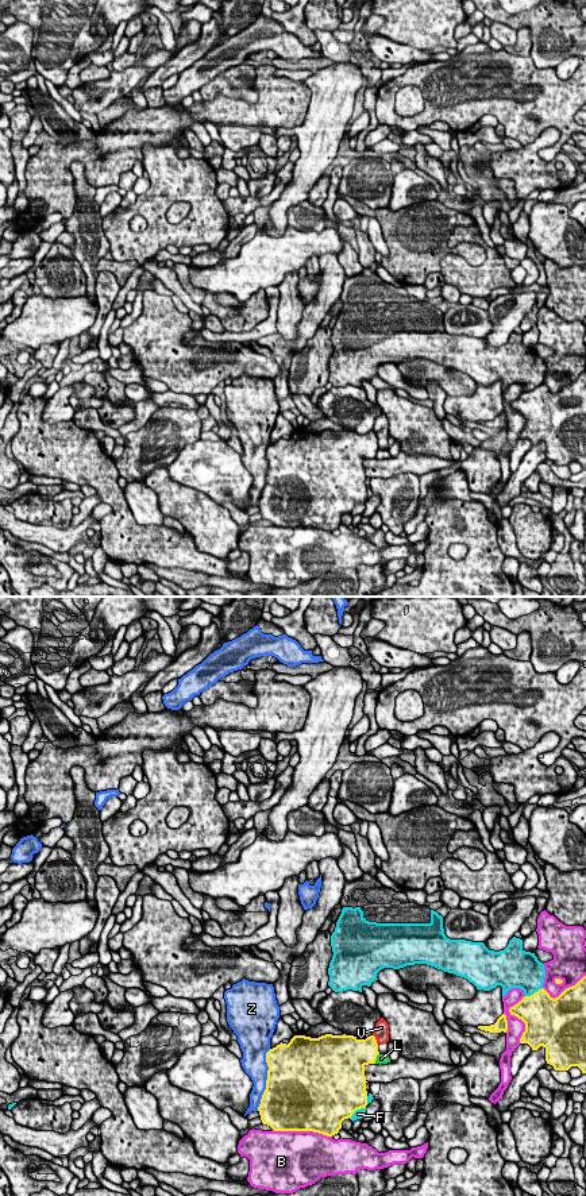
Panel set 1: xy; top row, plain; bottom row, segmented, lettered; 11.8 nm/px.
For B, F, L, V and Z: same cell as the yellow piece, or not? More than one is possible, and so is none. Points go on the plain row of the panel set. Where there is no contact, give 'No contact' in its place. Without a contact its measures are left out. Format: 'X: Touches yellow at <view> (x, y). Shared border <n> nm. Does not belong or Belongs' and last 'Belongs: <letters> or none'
B: Touches yellow at xy (303, 525). Shared border 700 nm. Does not belong
F: Touches yellow at xy (357, 504). Shared border 240 nm. Does not belong
L: Touches yellow at xy (376, 454). Shared border 140 nm. Does not belong
V: Touches yellow at xy (376, 435). Shared border 140 nm. Does not belong
Z: Touches yellow at xy (266, 475). Shared border 750 nm. Does not belong
Belongs: none

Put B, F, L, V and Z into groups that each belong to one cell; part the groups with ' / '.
B / F / L / V / Z

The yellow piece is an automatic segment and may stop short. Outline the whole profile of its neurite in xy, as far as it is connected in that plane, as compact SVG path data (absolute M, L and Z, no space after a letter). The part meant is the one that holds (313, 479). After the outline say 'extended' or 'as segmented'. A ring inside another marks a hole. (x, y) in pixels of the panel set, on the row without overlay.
M346 429L319 433L294 431L288 440L281 437L266 448L266 485L258 502L262 518L274 526L313 526L327 532L338 529L344 514L366 504L365 462L375 459L378 450L374 431L365 435Z; as segmented

